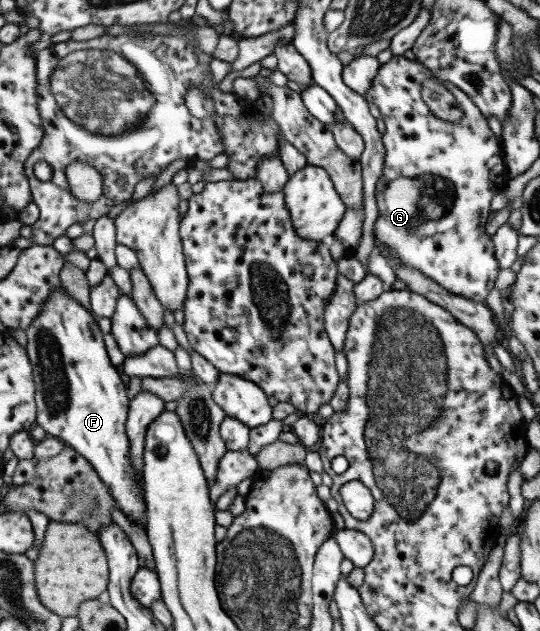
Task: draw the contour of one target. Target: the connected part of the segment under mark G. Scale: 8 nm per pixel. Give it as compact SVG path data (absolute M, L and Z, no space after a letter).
M394 55L380 65L370 90L363 96L378 106L386 125L383 178L376 184L378 221L373 229L374 244L376 249L387 246L392 260L422 272L452 294L485 303L501 270L494 242L486 233L486 224L492 214L492 199L507 187L509 181L503 144L490 129L478 106L453 84L444 82L443 85L458 99L464 116L458 122L448 122L430 112L421 97L421 90L423 82L432 77L433 74L420 61Z

